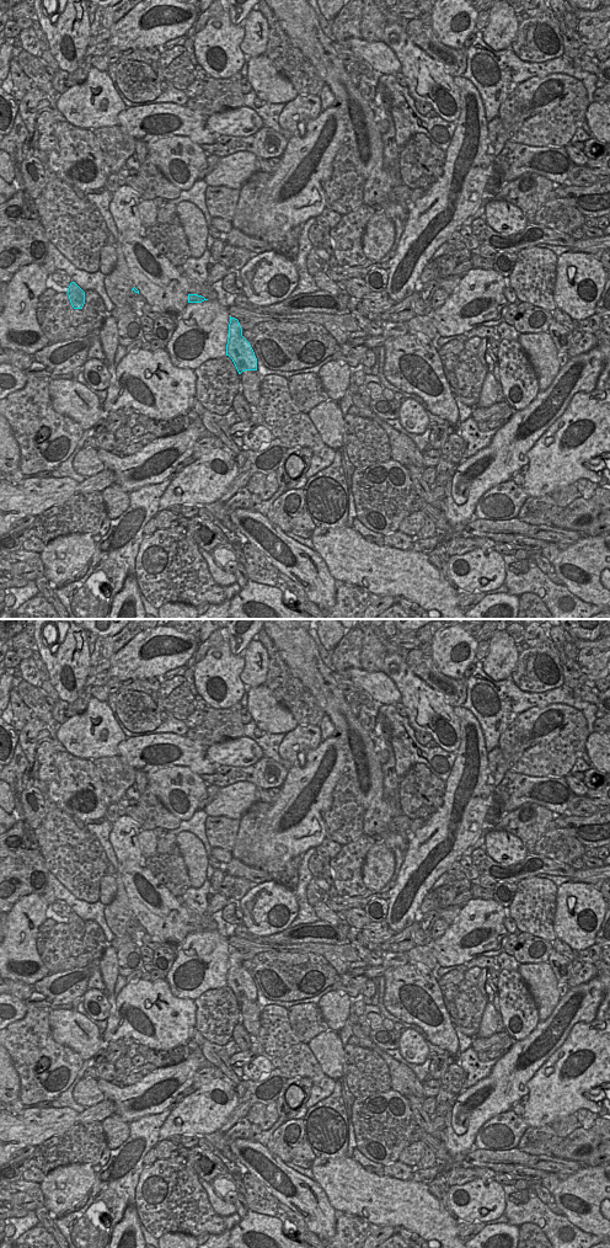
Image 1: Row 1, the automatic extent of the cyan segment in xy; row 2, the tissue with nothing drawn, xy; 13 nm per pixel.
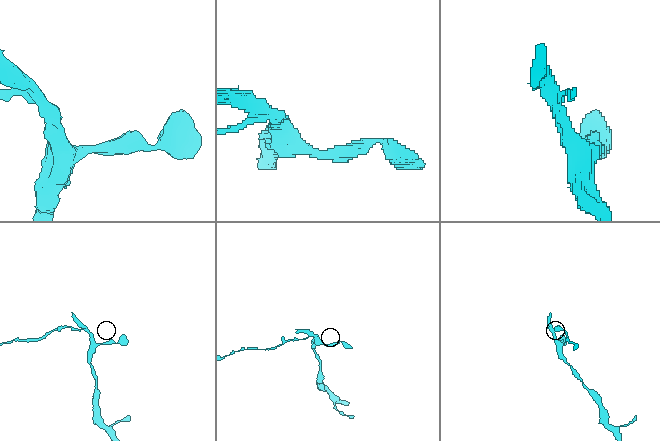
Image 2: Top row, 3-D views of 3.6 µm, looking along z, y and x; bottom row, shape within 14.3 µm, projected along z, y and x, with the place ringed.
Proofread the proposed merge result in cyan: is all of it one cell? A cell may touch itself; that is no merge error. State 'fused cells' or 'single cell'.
fused cells

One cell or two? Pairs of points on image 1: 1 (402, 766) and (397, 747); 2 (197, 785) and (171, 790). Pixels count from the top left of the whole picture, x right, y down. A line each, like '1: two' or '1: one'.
1: one
2: one

